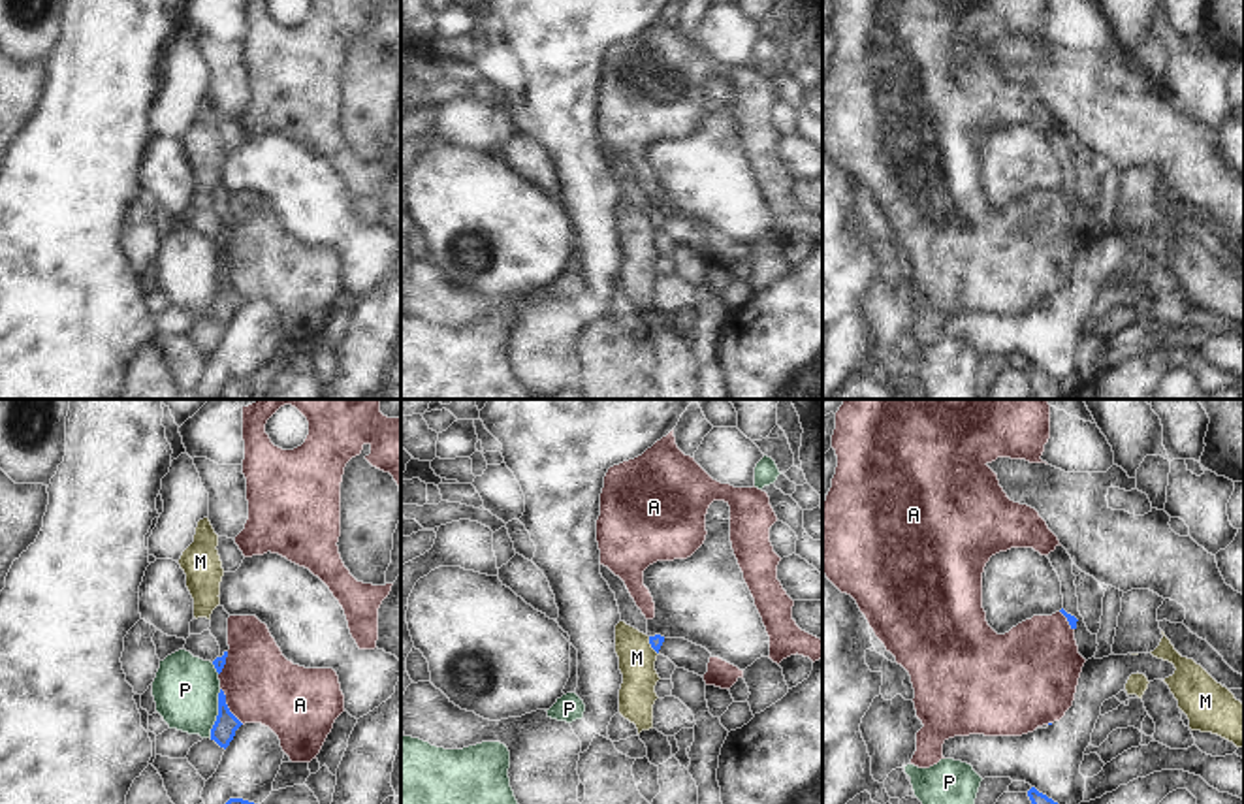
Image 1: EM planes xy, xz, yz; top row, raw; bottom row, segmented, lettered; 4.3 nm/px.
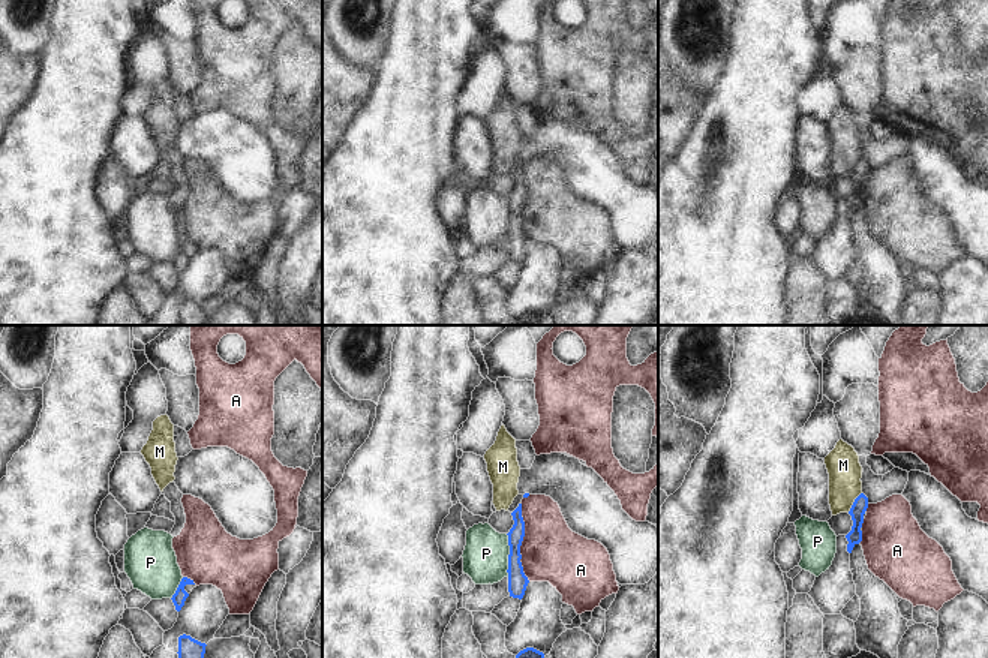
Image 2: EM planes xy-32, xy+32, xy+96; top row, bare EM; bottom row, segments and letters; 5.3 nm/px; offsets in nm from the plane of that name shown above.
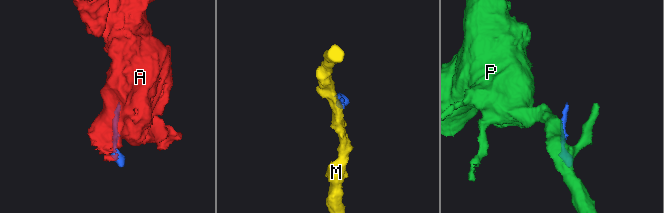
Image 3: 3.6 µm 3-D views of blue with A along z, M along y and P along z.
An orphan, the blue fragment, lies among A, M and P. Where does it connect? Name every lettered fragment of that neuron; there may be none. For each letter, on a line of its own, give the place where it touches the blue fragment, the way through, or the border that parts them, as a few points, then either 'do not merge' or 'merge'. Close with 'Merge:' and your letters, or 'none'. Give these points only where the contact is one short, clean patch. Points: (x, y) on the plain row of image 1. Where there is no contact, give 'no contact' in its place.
A: contact xy (226, 285); border xy (221, 266), (226, 285), (243, 302); do not merge
M: contact xz (652, 225); border xz (648, 215), (657, 232); do not merge
P: contact xy (219, 292); border xy (221, 268), (217, 296), (209, 315); do not merge
Merge: none

